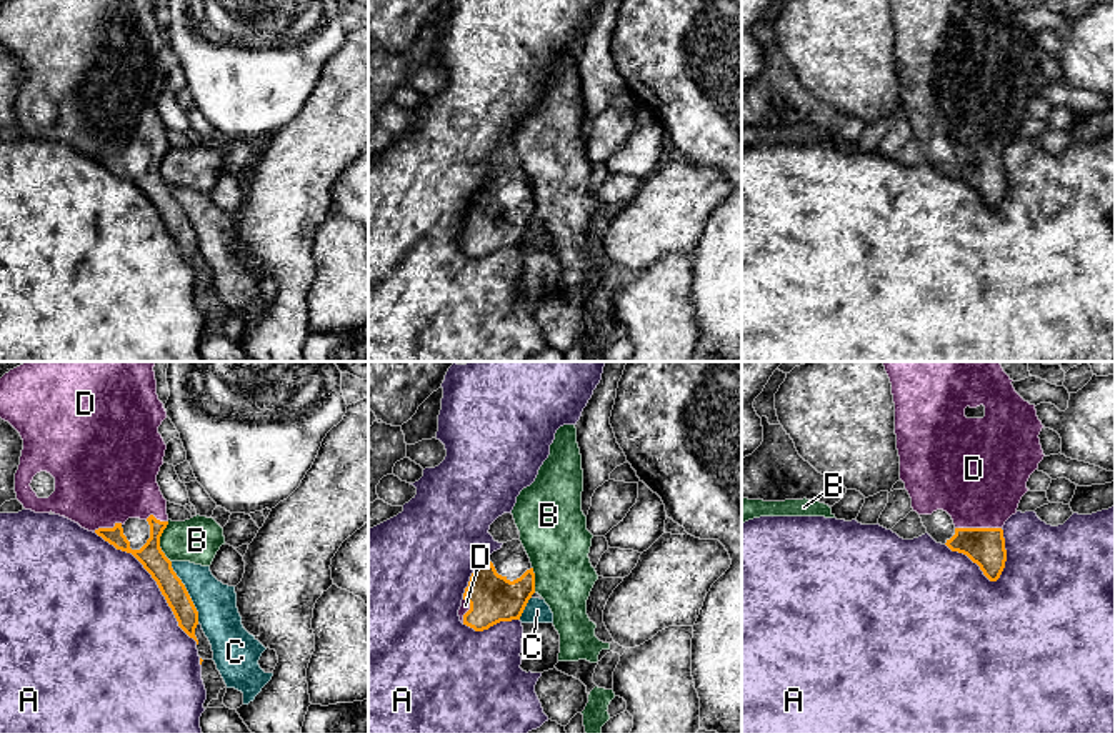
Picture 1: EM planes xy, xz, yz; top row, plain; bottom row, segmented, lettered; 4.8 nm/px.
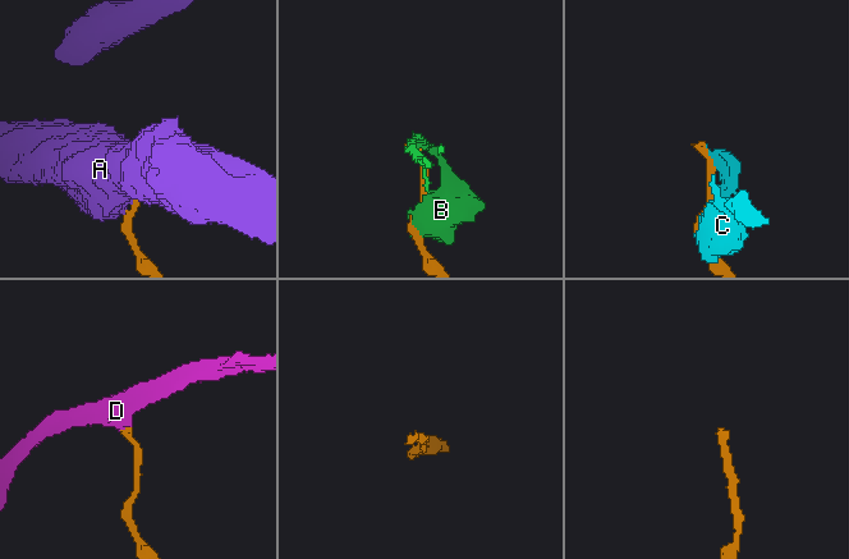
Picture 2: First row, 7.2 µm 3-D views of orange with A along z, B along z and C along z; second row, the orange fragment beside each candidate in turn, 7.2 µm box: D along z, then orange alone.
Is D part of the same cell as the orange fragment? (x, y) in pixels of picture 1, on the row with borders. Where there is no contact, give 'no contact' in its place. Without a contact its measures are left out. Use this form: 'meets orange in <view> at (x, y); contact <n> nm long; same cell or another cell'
meets orange in yz at (979, 528); contact 220 nm long; same cell

